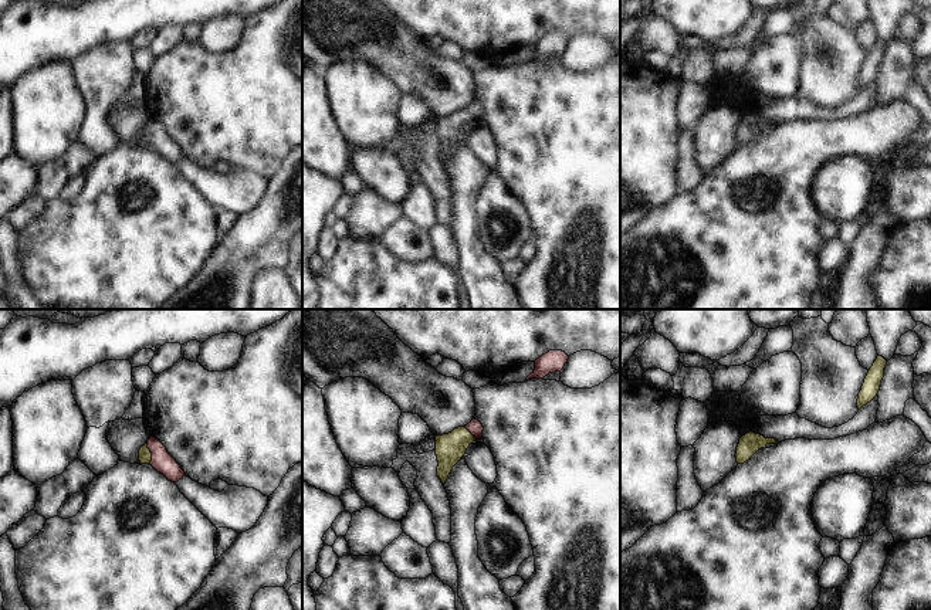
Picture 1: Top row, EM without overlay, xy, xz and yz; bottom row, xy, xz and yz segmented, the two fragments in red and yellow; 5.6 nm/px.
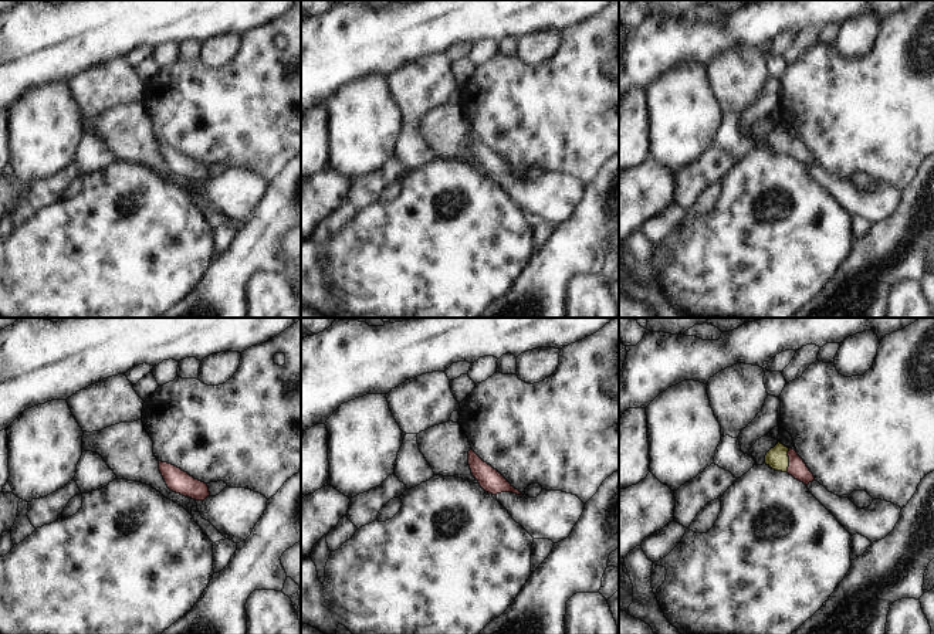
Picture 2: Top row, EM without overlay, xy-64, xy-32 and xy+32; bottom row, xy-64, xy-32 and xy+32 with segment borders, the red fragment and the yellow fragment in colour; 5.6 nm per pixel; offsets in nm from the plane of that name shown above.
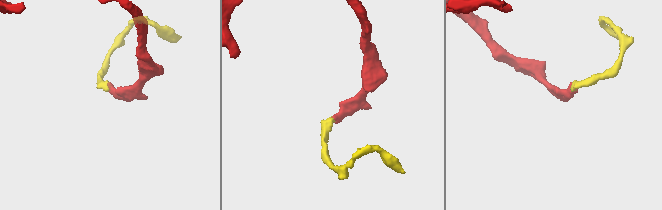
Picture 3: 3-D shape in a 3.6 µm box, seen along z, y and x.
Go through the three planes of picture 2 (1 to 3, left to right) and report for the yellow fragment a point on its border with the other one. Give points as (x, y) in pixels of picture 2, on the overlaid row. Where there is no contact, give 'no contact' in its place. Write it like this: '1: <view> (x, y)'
1: no contact
2: no contact
3: xy+32 (789, 460)

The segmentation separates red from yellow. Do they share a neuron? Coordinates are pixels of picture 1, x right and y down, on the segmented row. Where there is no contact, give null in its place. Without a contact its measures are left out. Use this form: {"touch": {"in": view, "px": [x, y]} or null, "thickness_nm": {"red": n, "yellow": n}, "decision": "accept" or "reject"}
{"touch": {"in": "xy", "px": [151, 451]}, "thickness_nm": {"red": 120, "yellow": 80}, "decision": "accept"}

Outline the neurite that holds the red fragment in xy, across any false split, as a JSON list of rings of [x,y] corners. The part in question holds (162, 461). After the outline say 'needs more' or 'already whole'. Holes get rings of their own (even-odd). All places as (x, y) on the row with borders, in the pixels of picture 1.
[[[150,437],[148,443],[141,447],[139,461],[141,464],[150,464],[172,482],[177,482],[186,477],[184,471],[156,437]]] | needs more

